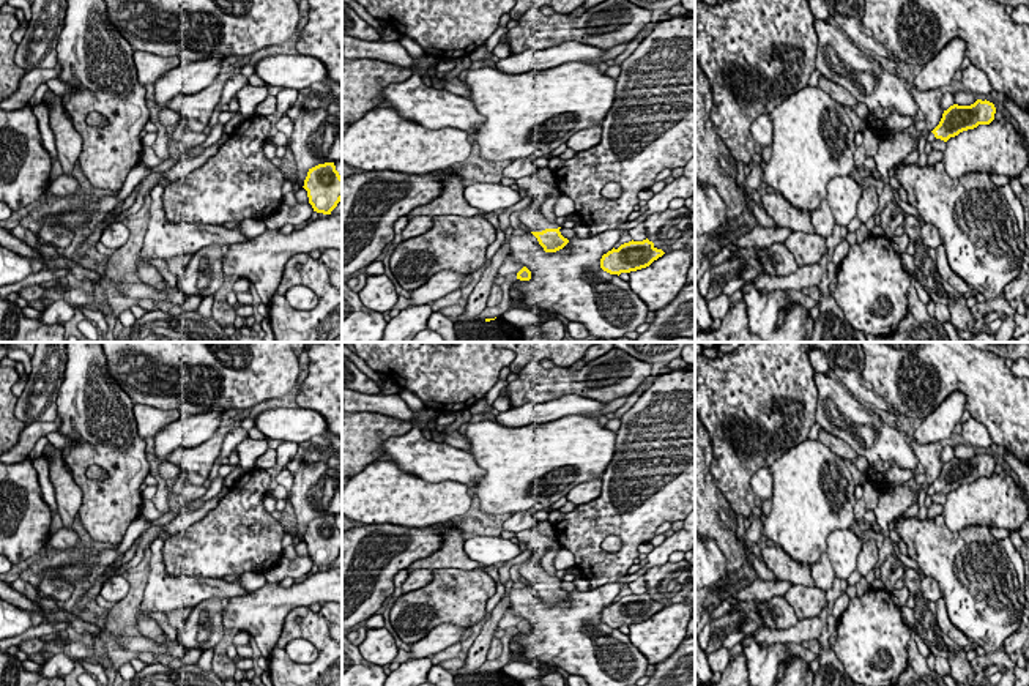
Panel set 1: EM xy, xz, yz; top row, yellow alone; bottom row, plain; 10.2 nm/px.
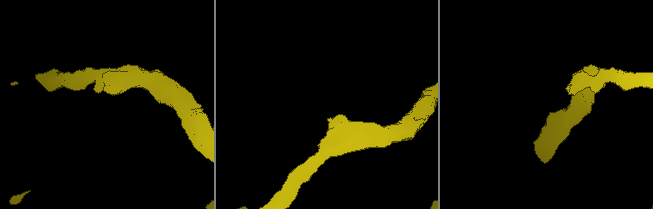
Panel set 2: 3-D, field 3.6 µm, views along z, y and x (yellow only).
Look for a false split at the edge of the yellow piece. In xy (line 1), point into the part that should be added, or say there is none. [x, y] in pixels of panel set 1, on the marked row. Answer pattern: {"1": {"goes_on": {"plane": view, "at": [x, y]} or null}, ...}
{"1": {"goes_on": null}}

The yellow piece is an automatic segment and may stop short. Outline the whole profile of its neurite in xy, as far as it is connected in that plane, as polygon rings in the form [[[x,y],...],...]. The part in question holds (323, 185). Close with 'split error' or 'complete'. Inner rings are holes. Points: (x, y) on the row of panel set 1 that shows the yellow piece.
[[[334,162],[309,169],[303,188],[307,191],[309,203],[317,213],[331,214],[342,200],[342,177]]]; complete

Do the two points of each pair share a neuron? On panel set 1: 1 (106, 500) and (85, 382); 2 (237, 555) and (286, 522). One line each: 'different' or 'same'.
1: same
2: different

